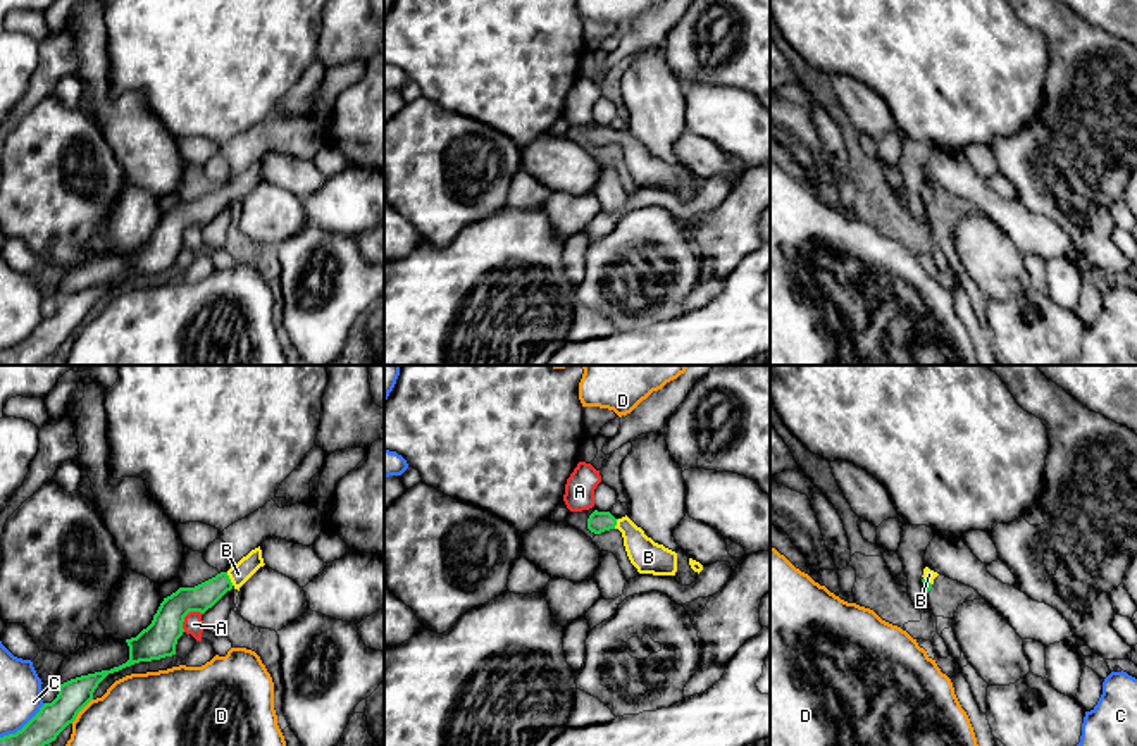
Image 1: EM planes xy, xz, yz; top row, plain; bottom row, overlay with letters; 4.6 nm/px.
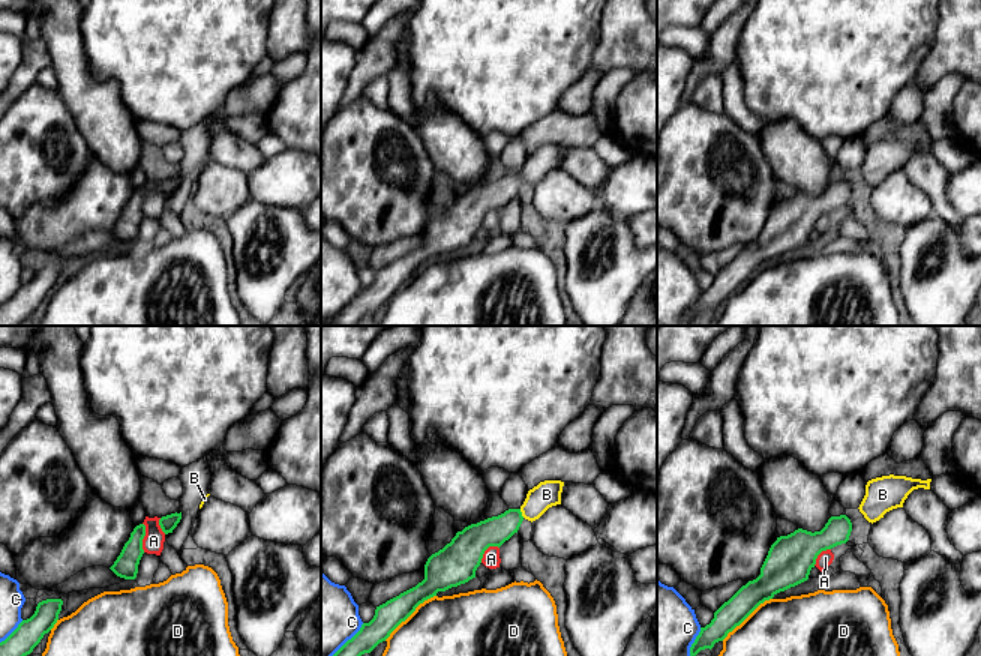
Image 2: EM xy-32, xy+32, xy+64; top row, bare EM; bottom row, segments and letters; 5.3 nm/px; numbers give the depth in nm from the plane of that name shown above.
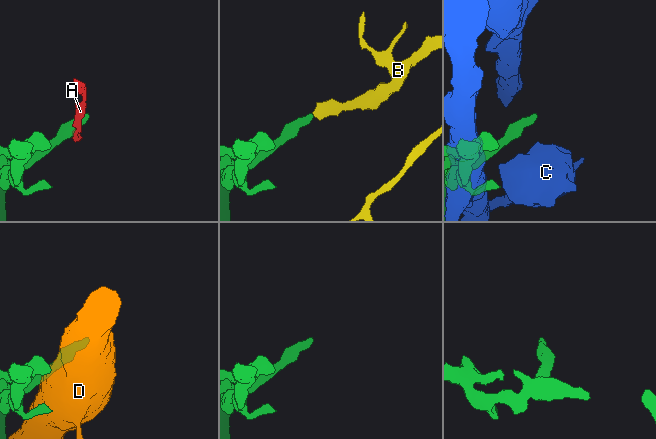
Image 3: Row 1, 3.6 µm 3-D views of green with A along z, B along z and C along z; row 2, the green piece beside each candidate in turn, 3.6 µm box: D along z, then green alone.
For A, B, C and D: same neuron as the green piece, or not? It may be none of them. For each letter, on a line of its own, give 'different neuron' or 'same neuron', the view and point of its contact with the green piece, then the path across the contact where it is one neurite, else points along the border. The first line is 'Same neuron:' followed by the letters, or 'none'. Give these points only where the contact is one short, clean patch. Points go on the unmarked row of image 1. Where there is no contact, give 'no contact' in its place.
Same neuron: B
A: different neuron; contact xy (186, 228); border xy (202, 226), (190, 226), (185, 231), (183, 245)
B: same neuron; contact xy (229, 193); way xy (200, 212), (229, 193), (238, 188)
C: different neuron; contact xy (24, 340)
D: different neuron; contact xy (81, 323); border xy (92, 312), (71, 336)

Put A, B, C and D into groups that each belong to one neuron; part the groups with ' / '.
A / B / C / D

